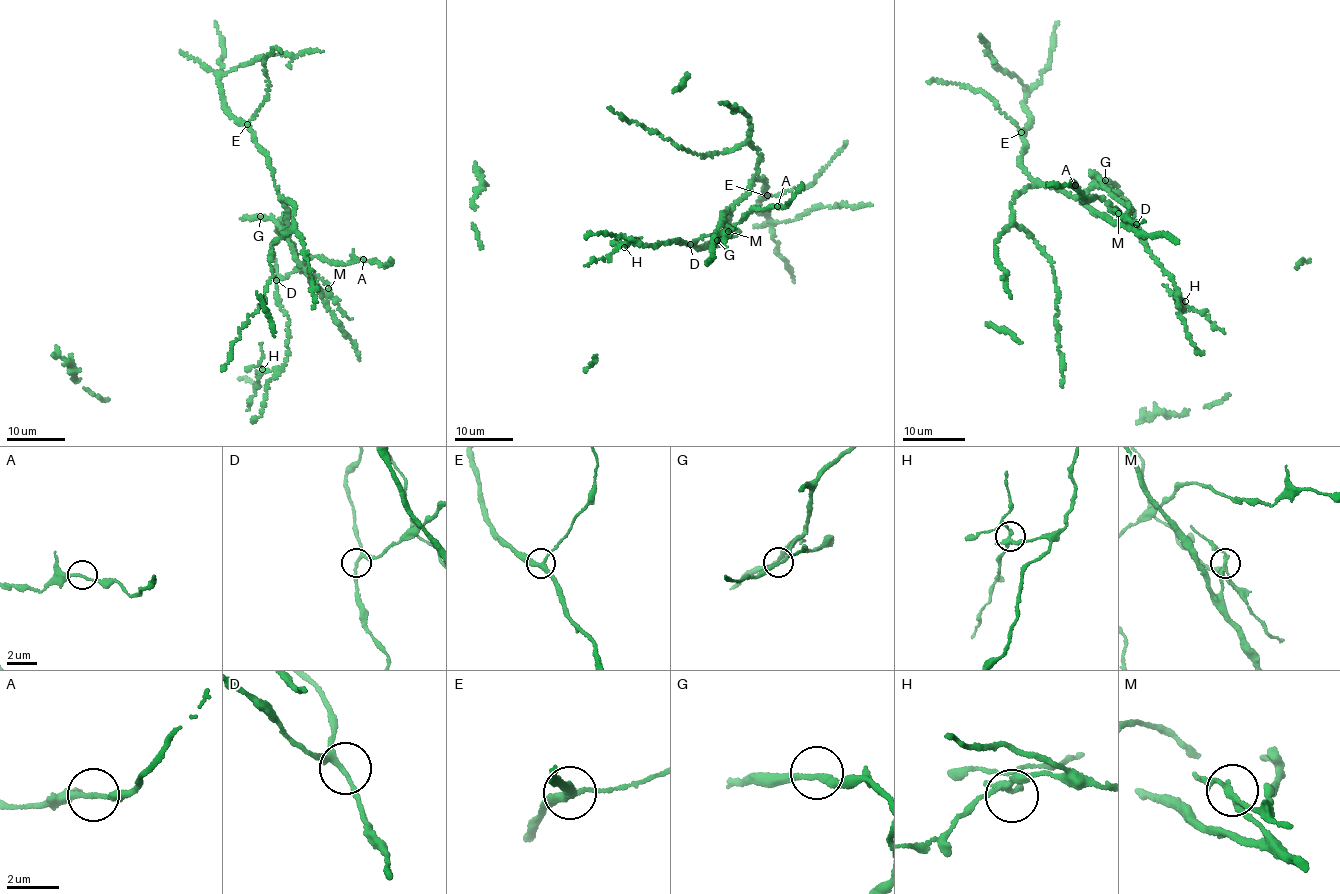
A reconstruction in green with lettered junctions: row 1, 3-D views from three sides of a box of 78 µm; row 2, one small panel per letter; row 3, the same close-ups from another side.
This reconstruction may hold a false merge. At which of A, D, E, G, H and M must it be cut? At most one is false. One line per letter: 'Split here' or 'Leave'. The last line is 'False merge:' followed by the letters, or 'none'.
A: Leave
D: Leave
E: Leave
G: Leave
H: Leave
M: Split here
False merge: M

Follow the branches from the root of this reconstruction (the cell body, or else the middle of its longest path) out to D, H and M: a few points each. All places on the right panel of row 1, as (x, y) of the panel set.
D: (1127, 201), (1133, 210), (1132, 220), (1136, 224)
H: (1127, 201), (1133, 210), (1132, 222), (1138, 228), (1146, 250), (1171, 277), (1179, 299), (1183, 304), (1185, 301)
M: (1127, 201), (1112, 189), (1095, 185), (1082, 196), (1082, 202), (1103, 215), (1125, 224), (1119, 213)

